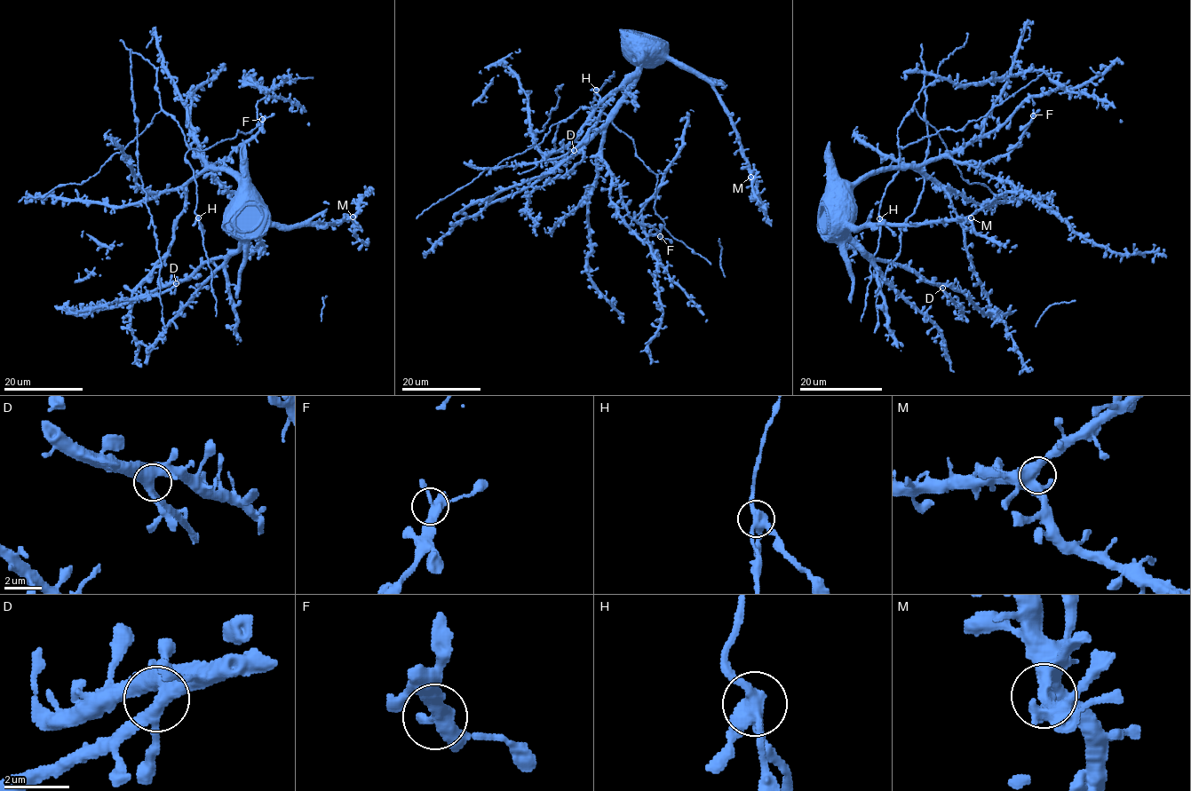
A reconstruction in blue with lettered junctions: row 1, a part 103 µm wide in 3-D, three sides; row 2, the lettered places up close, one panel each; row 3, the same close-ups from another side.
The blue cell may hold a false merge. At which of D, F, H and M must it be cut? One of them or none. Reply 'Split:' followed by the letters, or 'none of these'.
Split: H

